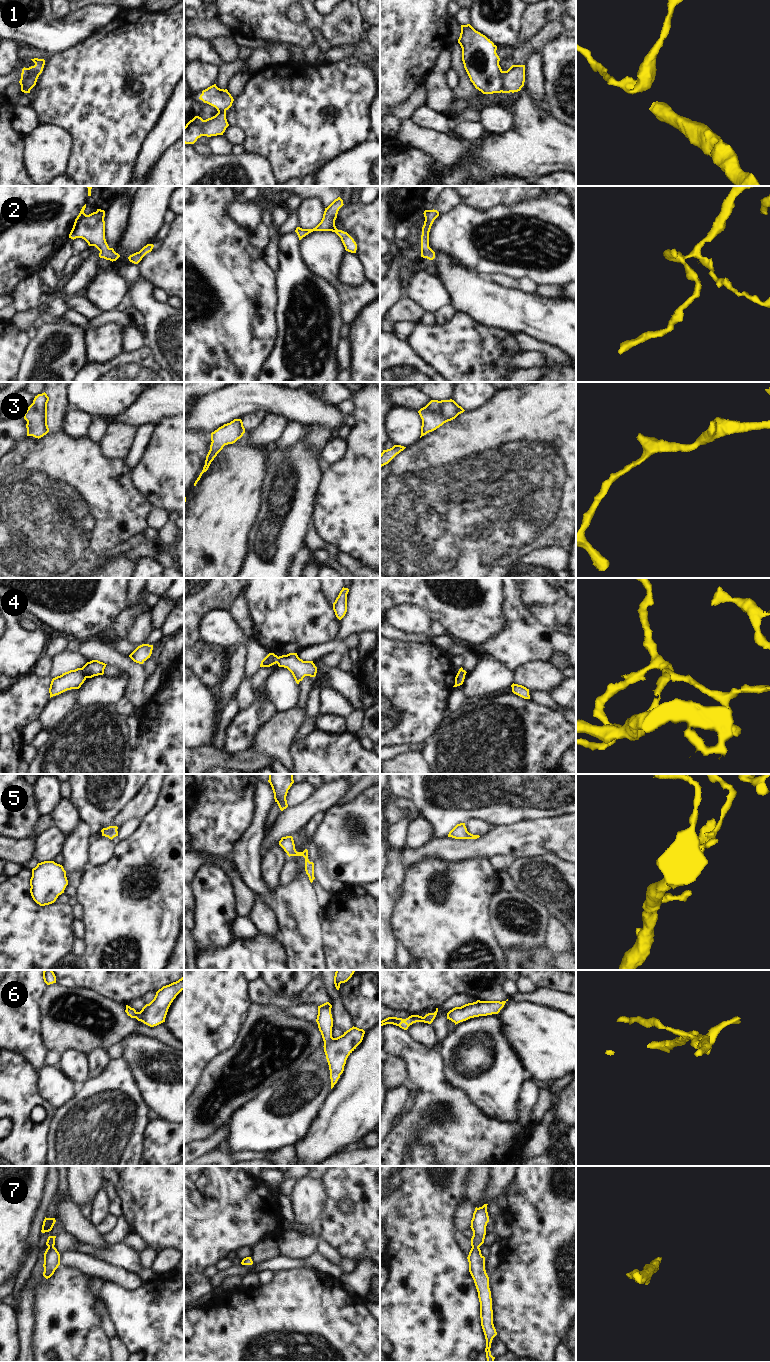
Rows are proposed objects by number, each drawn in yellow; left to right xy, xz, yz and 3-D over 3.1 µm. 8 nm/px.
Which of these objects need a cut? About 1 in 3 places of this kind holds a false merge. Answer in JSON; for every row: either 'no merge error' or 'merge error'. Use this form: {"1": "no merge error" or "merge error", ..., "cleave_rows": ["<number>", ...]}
{"1": "merge error", "2": "no merge error", "3": "no merge error", "4": "merge error", "5": "no merge error", "6": "no merge error", "7": "no merge error", "cleave_rows": ["1", "4"]}

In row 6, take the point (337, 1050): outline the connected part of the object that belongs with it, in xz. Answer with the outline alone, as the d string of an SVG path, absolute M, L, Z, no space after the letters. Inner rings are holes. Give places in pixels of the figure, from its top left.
M329 1002L318 1006L316 1022L324 1041L323 1047L329 1065L332 1089L344 1071L348 1056L362 1042L365 1031L353 1026L343 1035L333 1038L331 1008L332 1005Z

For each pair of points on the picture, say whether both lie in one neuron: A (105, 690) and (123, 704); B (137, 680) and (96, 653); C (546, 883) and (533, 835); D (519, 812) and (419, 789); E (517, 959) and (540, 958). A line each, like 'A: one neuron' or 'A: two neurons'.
A: two neurons
B: one neuron
C: two neurons
D: one neuron
E: one neuron

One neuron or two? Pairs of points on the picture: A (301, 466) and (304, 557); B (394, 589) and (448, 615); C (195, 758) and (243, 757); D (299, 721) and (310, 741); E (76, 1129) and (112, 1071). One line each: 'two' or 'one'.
A: two
B: one
C: one
D: two
E: one

